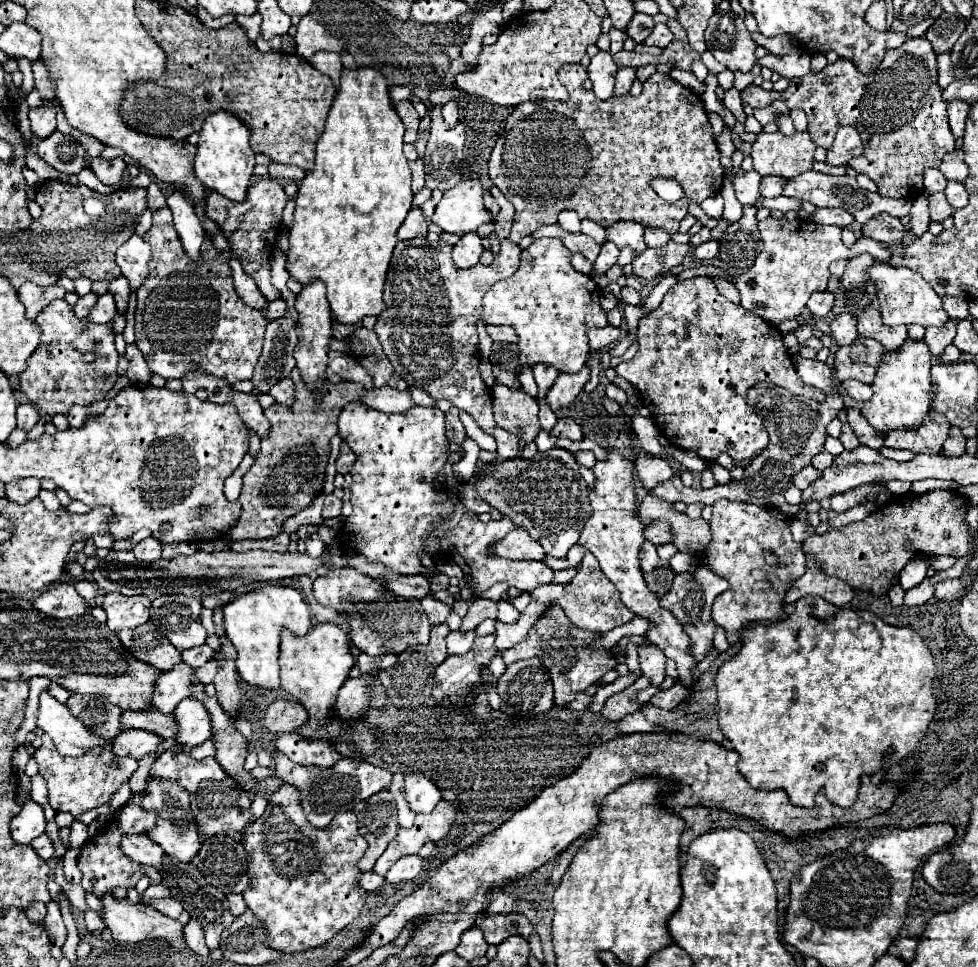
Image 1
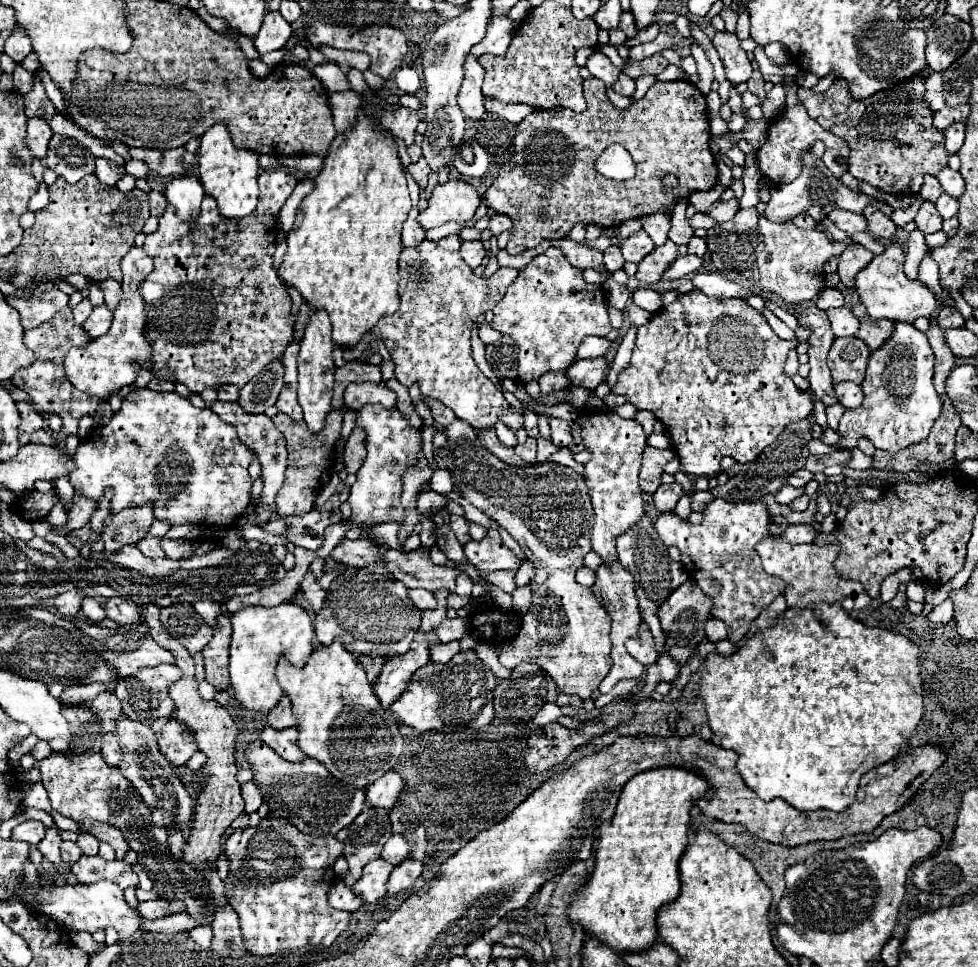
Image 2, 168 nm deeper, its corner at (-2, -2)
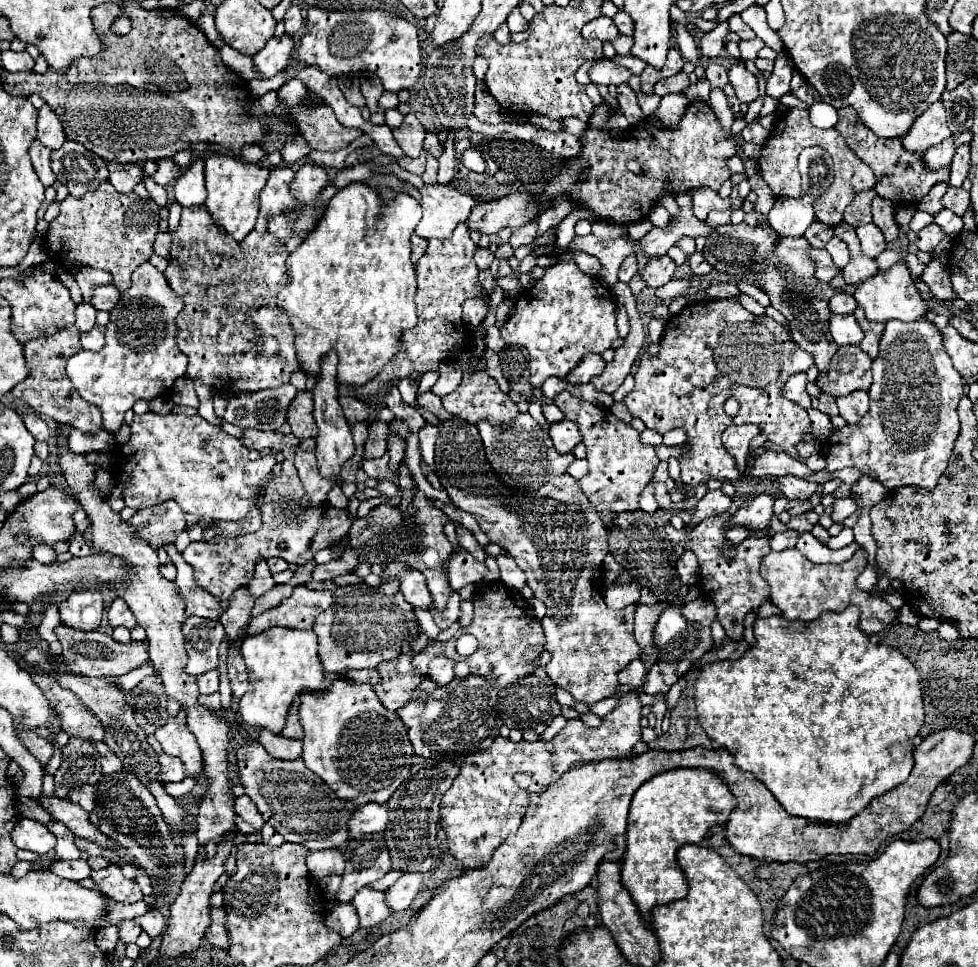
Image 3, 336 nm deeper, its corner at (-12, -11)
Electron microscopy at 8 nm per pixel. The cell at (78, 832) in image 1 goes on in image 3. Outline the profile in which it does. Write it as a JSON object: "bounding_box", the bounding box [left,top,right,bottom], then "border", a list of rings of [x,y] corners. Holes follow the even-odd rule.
{"bounding_box":[53,859,91,881],"border":[[[75,859],[75,861],[57,861],[53,865],[53,871],[63,877],[63,879],[73,879],[73,881],[81,881],[85,877],[91,875],[91,867],[87,865],[85,859]]]}

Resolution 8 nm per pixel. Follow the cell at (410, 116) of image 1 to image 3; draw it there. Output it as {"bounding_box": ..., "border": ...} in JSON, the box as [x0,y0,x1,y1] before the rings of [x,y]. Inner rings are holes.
{"bounding_box":[393,113,425,157],"border":[[[409,113],[409,115],[405,115],[405,121],[393,129],[393,137],[407,157],[417,157],[423,149],[421,145],[425,139],[425,129],[423,129],[421,121]]]}

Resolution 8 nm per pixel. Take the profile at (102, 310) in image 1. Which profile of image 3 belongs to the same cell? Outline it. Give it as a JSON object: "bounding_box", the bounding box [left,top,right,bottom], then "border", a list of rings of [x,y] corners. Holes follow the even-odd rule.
{"bounding_box":[81,327,105,351],"border":[[[93,327],[91,331],[81,335],[81,345],[83,349],[89,351],[99,351],[99,347],[105,345],[105,327]]]}

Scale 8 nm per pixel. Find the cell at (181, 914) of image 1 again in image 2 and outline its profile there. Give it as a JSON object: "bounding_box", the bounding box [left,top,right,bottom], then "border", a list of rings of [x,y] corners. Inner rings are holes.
{"bounding_box":[137,900,169,920],"border":[[[149,900],[149,902],[141,902],[137,906],[139,914],[147,920],[157,920],[157,918],[167,916],[167,908],[169,908],[167,900]]]}

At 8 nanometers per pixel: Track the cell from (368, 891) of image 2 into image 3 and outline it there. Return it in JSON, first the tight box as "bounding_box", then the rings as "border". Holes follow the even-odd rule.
{"bounding_box":[351,887,391,927],"border":[[[373,887],[359,889],[351,903],[359,913],[359,927],[373,927],[391,915],[385,901],[385,891],[377,891]]]}

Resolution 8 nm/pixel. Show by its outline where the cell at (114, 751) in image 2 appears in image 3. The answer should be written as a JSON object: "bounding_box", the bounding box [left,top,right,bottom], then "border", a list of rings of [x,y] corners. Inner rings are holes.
{"bounding_box":[95,743,123,775],"border":[[[95,743],[97,753],[99,753],[99,761],[101,761],[101,771],[105,775],[113,775],[113,773],[121,773],[123,765],[121,759],[105,745],[105,743]]]}

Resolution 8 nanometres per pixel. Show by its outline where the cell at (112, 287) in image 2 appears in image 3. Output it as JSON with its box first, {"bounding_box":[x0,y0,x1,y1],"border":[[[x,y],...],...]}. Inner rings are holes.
{"bounding_box":[91,285,121,311],"border":[[[103,285],[103,287],[97,287],[95,293],[93,293],[93,299],[91,299],[91,305],[95,309],[103,309],[103,311],[113,311],[117,301],[121,299],[121,293],[115,285]]]}

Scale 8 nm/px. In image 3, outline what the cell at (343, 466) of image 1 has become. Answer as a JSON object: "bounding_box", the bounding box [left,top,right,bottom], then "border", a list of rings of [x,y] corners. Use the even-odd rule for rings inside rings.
{"bounding_box":[363,421,387,459],"border":[[[373,421],[369,425],[369,437],[365,441],[365,453],[363,453],[363,459],[375,459],[375,457],[383,457],[383,453],[387,451],[387,441],[385,441],[385,435],[387,435],[387,423],[383,421]]]}

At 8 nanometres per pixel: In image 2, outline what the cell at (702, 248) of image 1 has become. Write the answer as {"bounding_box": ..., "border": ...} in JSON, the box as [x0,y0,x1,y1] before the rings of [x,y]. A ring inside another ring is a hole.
{"bounding_box":[663,254,701,282],"border":[[[685,254],[685,256],[679,256],[677,262],[673,262],[673,266],[669,266],[669,270],[665,270],[663,274],[663,282],[671,282],[671,280],[679,280],[679,278],[687,278],[691,276],[699,266],[701,266],[701,258],[693,256],[693,254]]]}

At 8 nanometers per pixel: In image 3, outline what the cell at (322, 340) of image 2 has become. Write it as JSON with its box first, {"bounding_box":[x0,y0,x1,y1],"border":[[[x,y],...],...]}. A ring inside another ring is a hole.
{"bounding_box":[313,349,353,483],"border":[[[335,349],[327,351],[321,359],[321,369],[319,373],[315,375],[315,387],[313,387],[313,403],[315,403],[315,409],[313,409],[313,417],[317,421],[317,427],[319,427],[319,435],[317,435],[317,449],[315,449],[315,455],[317,455],[317,465],[319,465],[319,471],[327,477],[333,477],[337,483],[341,483],[339,479],[339,471],[341,471],[341,465],[353,455],[353,435],[351,435],[351,429],[349,429],[349,423],[343,415],[343,409],[339,407],[339,395],[337,395],[337,353]]]}

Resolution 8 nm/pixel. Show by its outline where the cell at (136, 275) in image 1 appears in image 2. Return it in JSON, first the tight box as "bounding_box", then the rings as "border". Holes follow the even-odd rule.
{"bounding_box":[63,246,153,400],"border":[[[133,246],[127,256],[121,260],[121,272],[123,272],[123,296],[119,306],[113,310],[113,322],[107,334],[101,338],[89,342],[85,348],[71,348],[63,358],[65,376],[69,382],[91,396],[97,396],[99,400],[109,400],[115,392],[129,386],[137,378],[137,368],[153,368],[151,360],[151,344],[145,336],[145,302],[139,294],[141,282],[147,278],[149,272],[153,272],[153,260],[143,252],[141,246]]]}

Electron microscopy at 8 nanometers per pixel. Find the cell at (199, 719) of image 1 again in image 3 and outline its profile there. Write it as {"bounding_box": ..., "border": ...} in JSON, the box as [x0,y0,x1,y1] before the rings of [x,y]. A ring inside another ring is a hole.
{"bounding_box":[149,735,185,783],"border":[[[153,735],[149,737],[149,743],[155,749],[155,753],[159,757],[159,763],[161,763],[161,781],[163,779],[167,779],[167,783],[171,783],[171,781],[183,781],[185,779],[183,761],[179,757],[173,757],[173,755],[167,755],[165,751],[161,751],[161,745],[159,745],[159,741]]]}

